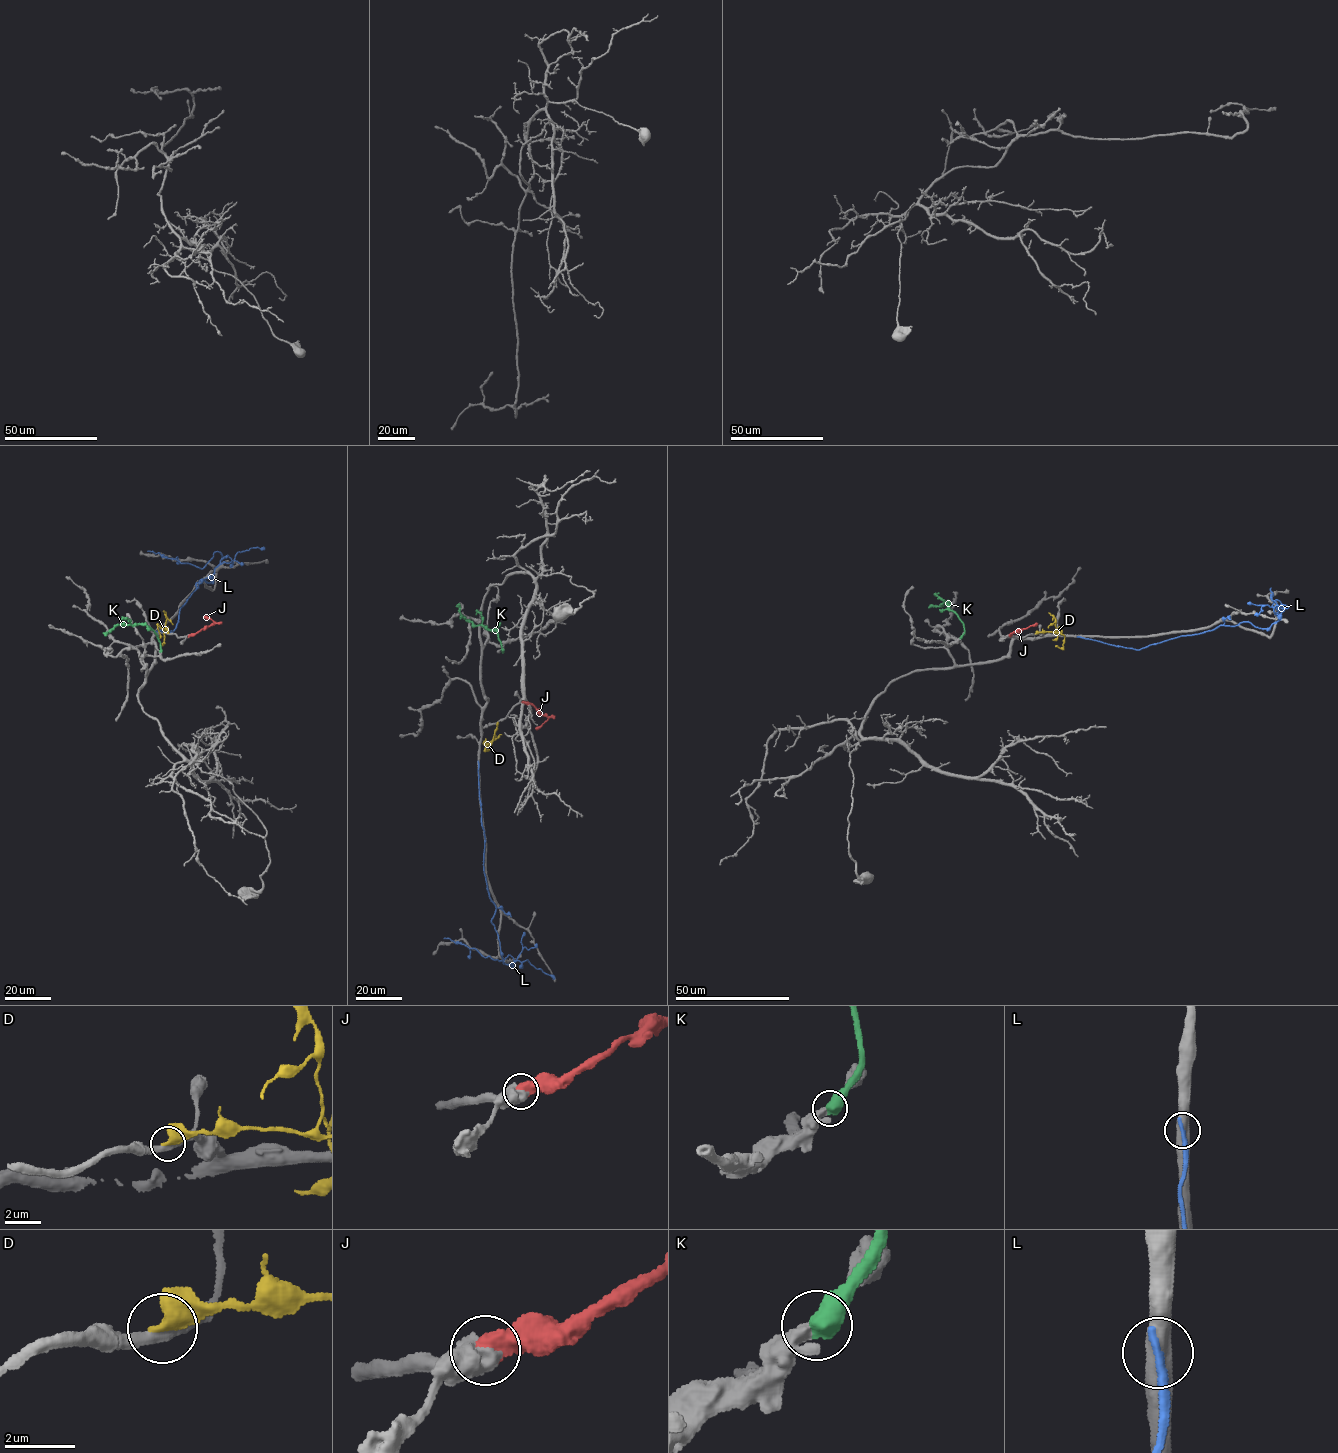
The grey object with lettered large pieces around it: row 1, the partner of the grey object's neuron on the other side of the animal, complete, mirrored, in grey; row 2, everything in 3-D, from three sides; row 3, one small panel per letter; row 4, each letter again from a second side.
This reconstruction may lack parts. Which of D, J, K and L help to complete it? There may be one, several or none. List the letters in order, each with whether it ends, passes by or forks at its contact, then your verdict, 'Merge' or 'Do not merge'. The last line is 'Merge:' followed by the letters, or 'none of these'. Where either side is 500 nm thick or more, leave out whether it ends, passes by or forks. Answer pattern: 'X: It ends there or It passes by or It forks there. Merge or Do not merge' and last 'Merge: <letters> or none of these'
D: Do not merge
J: Merge
K: Do not merge
L: Do not merge
Merge: J

